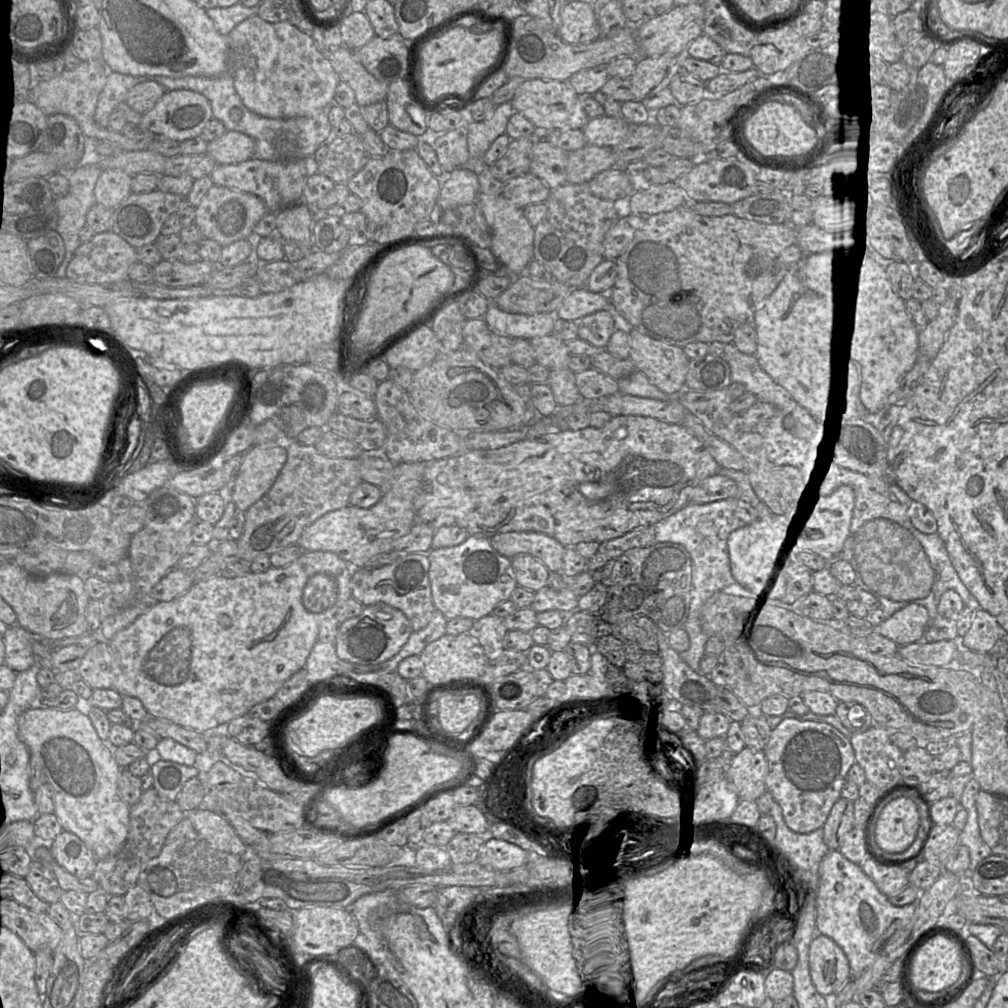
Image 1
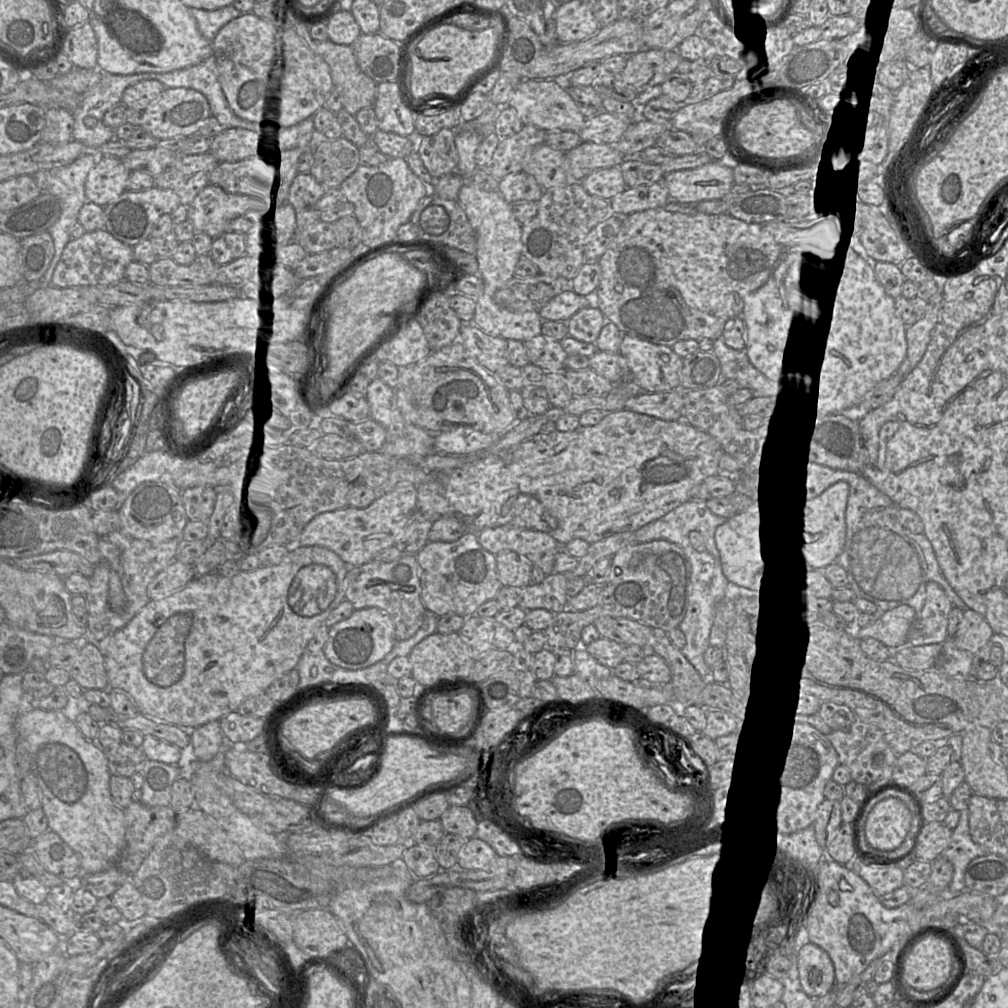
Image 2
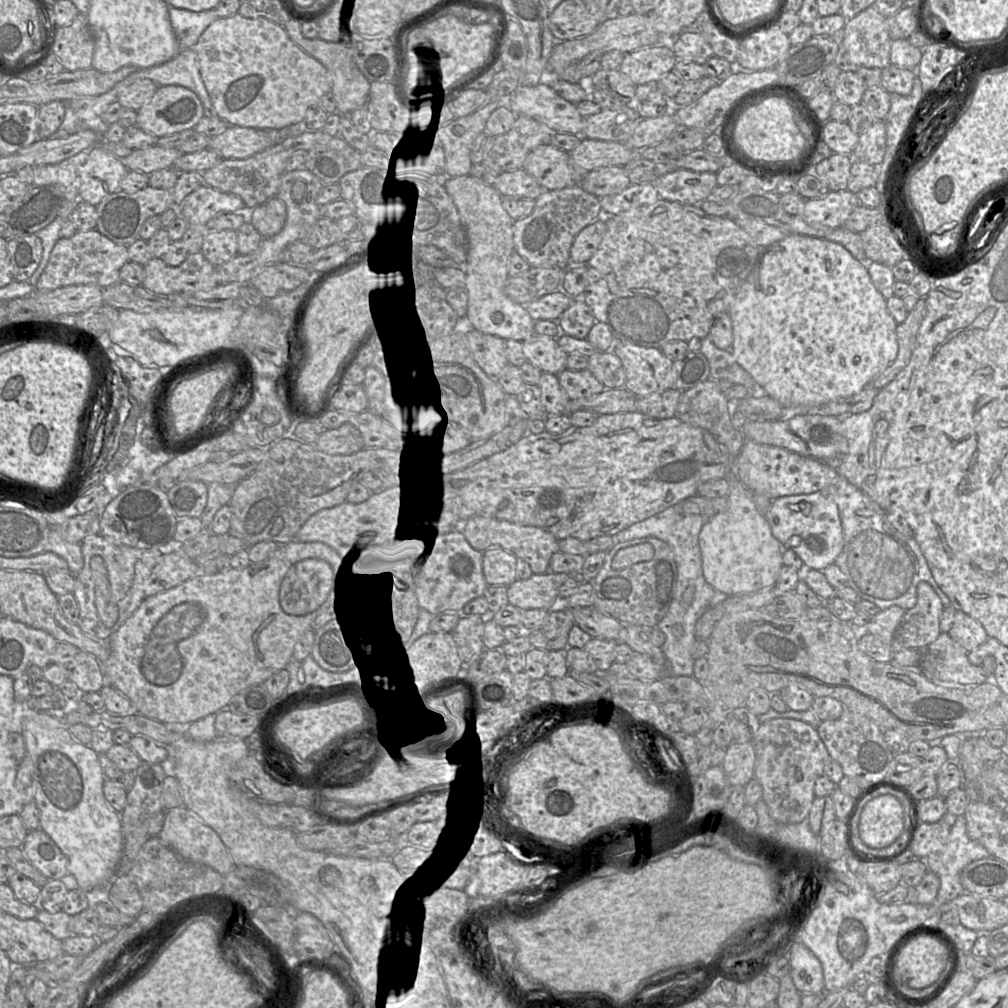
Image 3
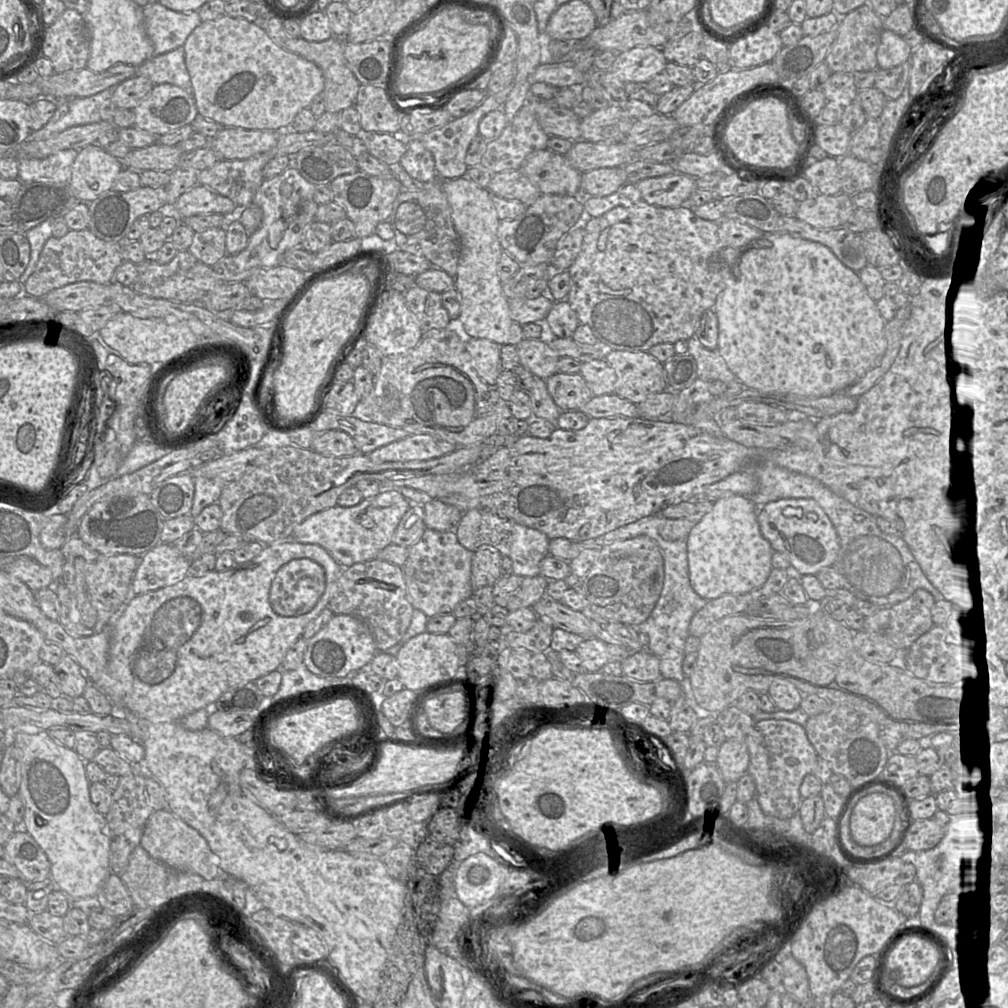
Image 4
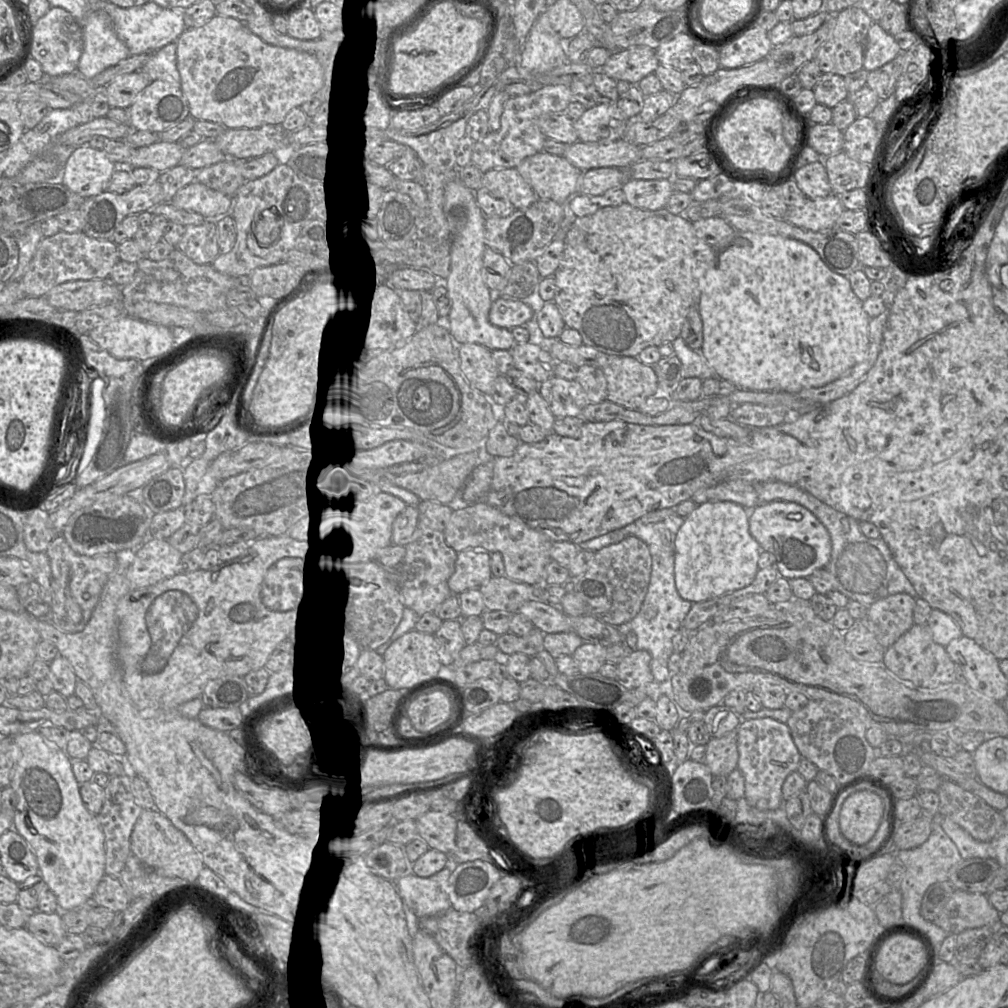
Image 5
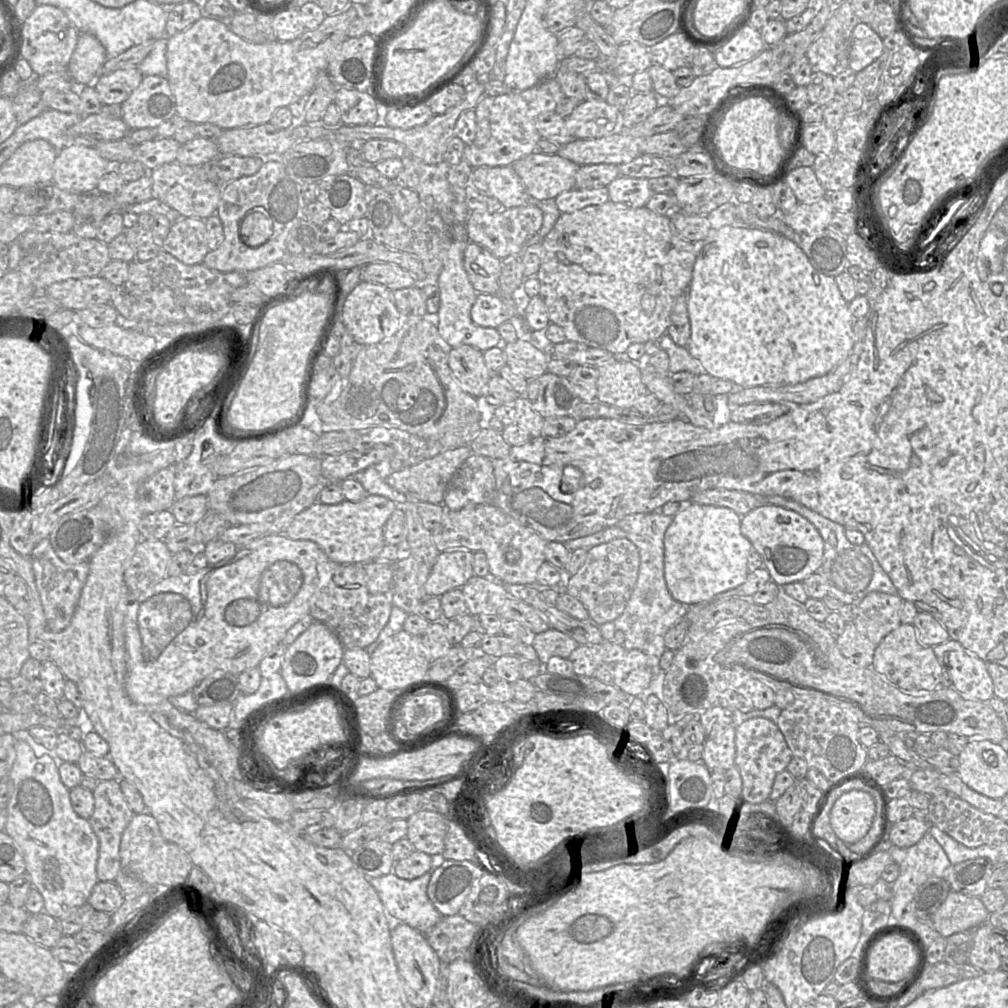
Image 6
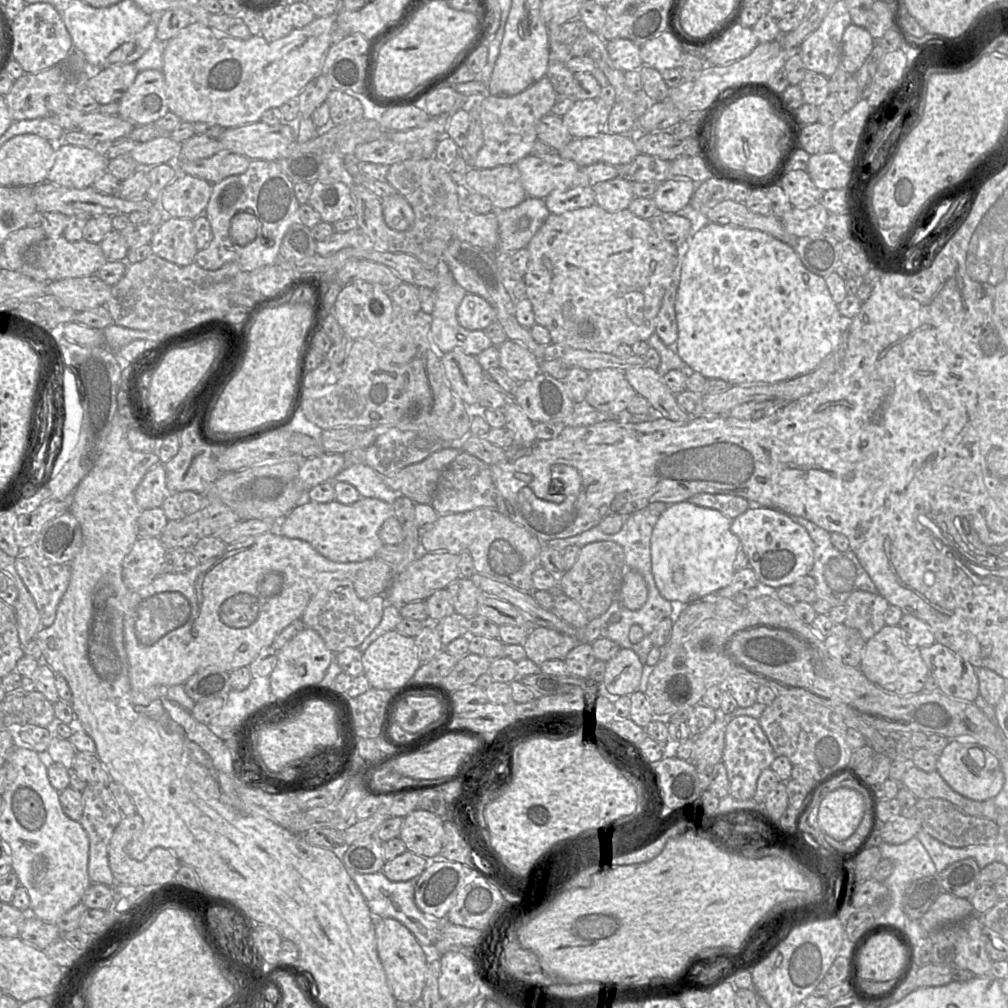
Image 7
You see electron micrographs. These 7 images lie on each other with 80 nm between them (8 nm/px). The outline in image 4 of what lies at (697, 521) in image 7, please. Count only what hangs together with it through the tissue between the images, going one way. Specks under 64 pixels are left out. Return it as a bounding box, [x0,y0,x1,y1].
[687,495,774,600]

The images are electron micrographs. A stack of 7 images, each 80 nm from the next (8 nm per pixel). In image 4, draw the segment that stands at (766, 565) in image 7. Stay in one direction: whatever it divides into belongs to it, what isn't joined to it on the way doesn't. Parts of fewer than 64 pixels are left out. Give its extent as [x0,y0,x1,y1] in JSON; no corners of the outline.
[757,498,840,576]

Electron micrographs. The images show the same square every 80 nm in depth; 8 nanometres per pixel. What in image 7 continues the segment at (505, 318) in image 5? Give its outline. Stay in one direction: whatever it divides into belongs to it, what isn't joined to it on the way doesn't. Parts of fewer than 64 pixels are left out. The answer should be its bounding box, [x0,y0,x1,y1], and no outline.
[457,293,496,331]

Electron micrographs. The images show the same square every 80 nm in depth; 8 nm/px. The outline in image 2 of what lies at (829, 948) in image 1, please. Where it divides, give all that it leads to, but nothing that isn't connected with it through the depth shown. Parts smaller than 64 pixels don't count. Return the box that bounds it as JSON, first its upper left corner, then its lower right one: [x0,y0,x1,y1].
[797,942,834,997]

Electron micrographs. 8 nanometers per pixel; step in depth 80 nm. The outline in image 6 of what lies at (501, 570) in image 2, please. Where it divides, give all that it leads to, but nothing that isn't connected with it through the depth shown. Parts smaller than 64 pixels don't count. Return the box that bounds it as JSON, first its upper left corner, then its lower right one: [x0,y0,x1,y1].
[425,550,474,597]

